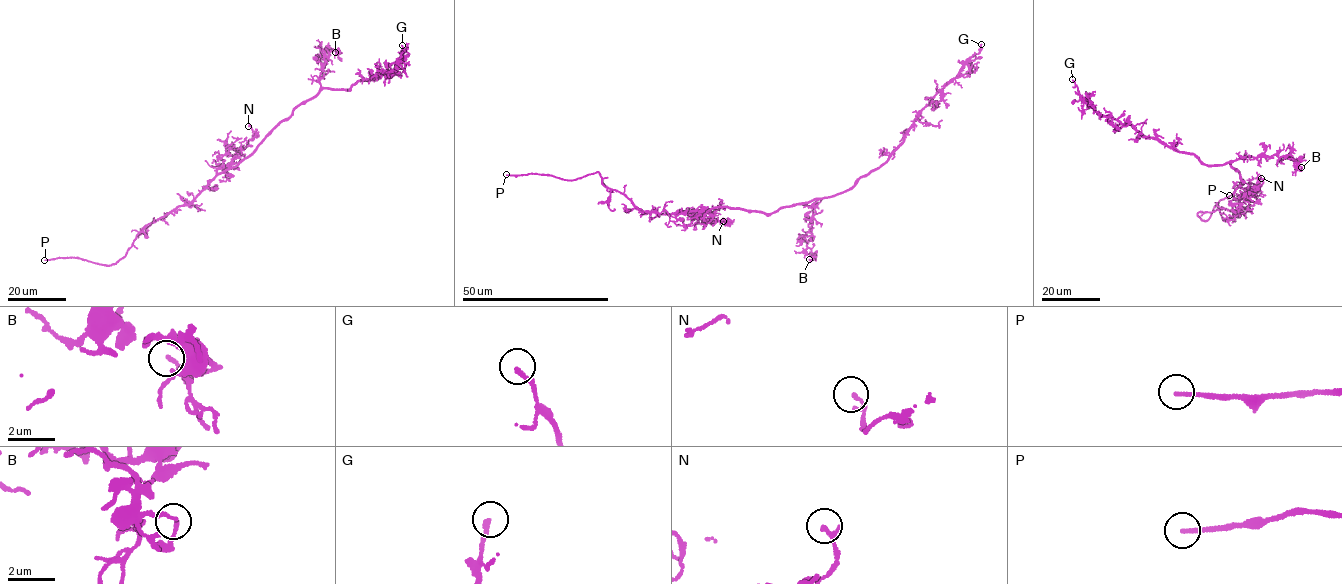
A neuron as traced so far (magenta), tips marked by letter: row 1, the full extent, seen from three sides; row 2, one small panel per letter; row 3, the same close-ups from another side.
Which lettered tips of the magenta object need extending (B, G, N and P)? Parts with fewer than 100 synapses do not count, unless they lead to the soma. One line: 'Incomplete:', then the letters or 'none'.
Incomplete: P

